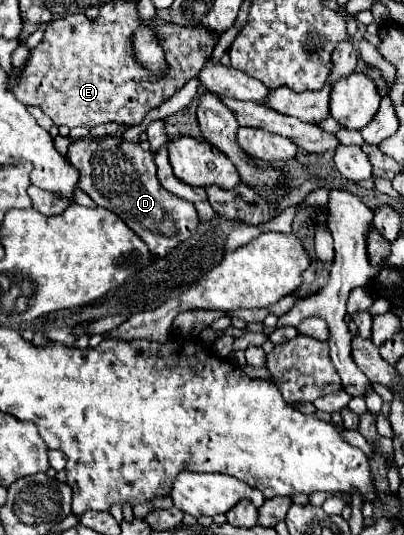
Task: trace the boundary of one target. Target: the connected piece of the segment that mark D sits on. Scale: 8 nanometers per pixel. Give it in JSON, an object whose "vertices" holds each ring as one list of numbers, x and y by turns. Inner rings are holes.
{"vertices":[[121,135,79,139,69,145,67,159,79,171,79,187,97,203,97,207,119,215,119,219,147,243,153,255,165,257,181,241,195,235,199,217,193,203,161,187,153,153,145,151,139,143,125,141]]}

